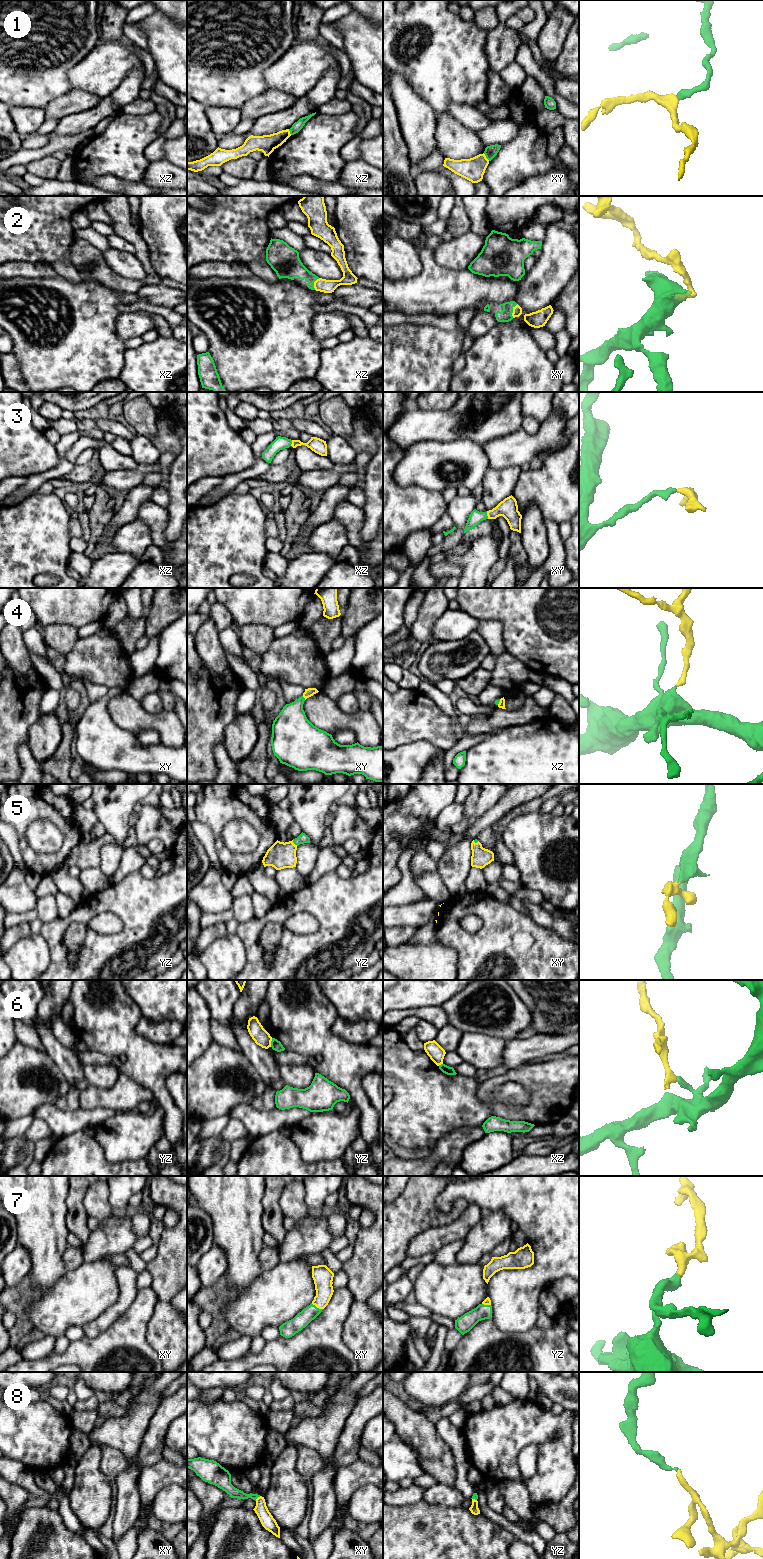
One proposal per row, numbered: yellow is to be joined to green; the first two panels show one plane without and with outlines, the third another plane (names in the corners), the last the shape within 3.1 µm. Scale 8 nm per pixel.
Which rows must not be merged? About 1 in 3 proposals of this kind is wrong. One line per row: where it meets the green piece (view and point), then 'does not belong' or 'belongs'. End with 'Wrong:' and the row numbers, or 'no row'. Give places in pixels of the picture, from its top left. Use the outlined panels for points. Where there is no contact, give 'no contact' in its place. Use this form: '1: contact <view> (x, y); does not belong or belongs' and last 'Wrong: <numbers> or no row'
1: contact xy (486, 157); does not belong
2: contact xy (512, 311); belongs
3: contact xy (486, 515); belongs
4: contact xy (304, 698); belongs
5: contact yz (294, 843); belongs
6: contact yz (271, 1042); does not belong
7: contact xy (316, 1307); belongs
8: contact xy (257, 1497); belongs
Wrong: 1, 6

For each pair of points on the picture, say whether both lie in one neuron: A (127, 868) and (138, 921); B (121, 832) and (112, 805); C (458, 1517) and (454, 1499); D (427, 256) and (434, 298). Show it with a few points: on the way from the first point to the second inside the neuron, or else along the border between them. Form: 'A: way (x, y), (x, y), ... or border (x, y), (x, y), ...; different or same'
A: border (139, 869), (128, 873), (111, 885); different
B: way (117, 825), (114, 812); same
C: border (433, 1504), (460, 1507); different
D: way (430, 266), (434, 278), (434, 288); same

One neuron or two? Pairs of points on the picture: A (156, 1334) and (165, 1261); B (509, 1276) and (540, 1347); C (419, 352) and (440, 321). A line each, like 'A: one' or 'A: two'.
A: one
B: two
C: two

